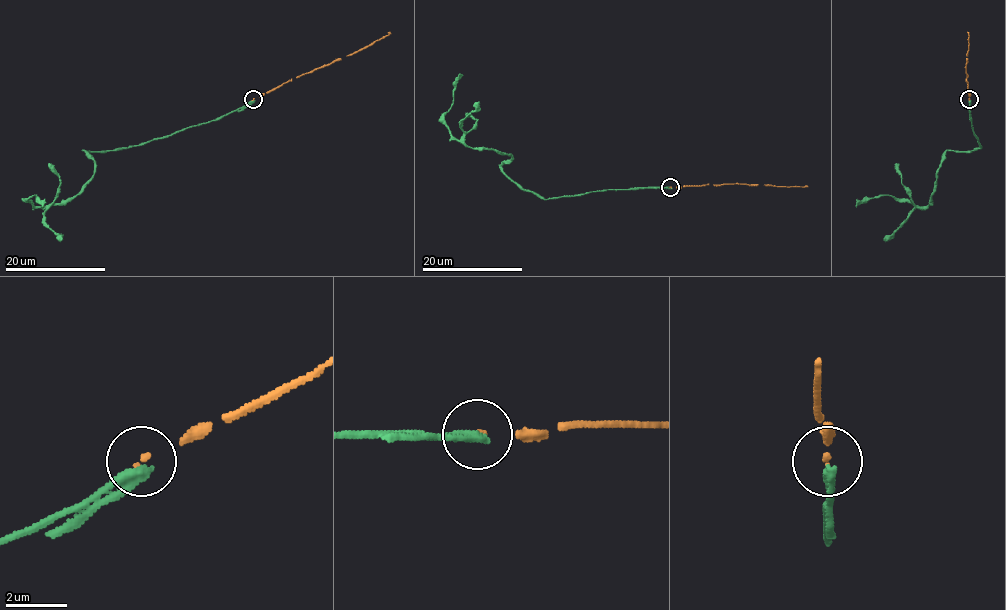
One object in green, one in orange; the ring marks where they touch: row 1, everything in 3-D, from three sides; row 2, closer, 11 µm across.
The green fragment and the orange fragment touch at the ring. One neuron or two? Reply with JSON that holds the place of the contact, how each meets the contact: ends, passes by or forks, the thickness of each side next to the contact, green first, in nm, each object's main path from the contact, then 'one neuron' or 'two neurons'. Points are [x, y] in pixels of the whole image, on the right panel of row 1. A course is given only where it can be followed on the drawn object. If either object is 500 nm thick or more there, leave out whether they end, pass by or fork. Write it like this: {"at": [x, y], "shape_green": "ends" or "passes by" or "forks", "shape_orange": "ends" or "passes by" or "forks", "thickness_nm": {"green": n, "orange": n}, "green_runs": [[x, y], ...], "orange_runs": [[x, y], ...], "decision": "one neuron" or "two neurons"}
{"at": [969, 99], "shape_green": "ends", "shape_orange": "ends", "thickness_nm": {"green": 360, "orange": 130}, "green_runs": [[969, 100], [972, 130], [981, 147], [948, 150], [928, 205], [917, 207], [887, 195], [864, 198], [856, 207]], "orange_runs": [[969, 100], [966, 72], [967, 32]], "decision": "two neurons"}

